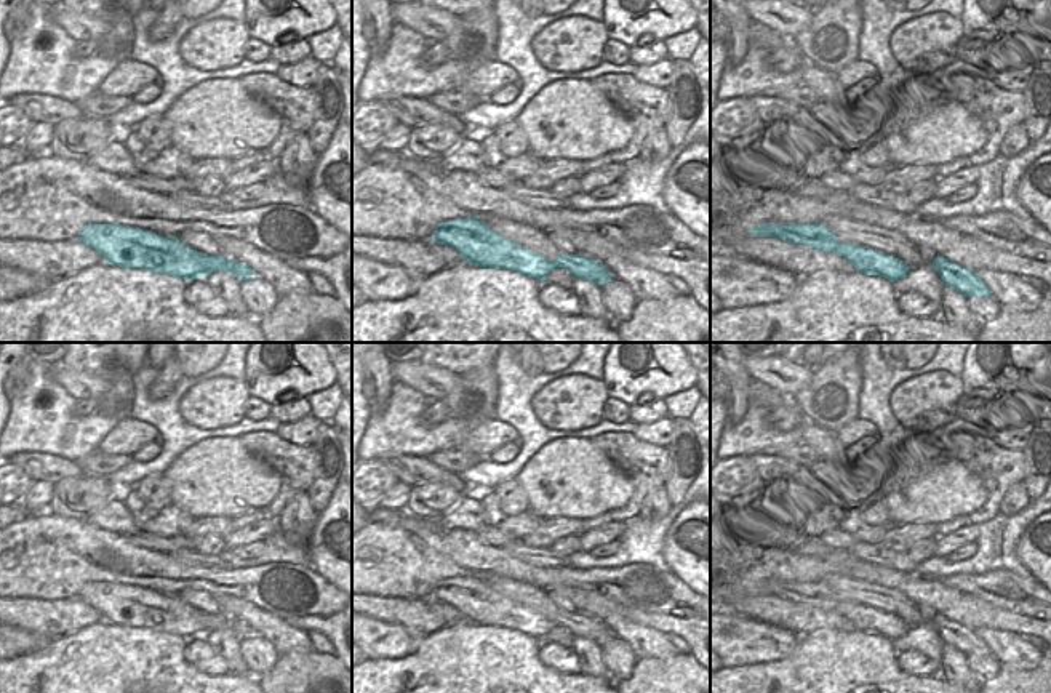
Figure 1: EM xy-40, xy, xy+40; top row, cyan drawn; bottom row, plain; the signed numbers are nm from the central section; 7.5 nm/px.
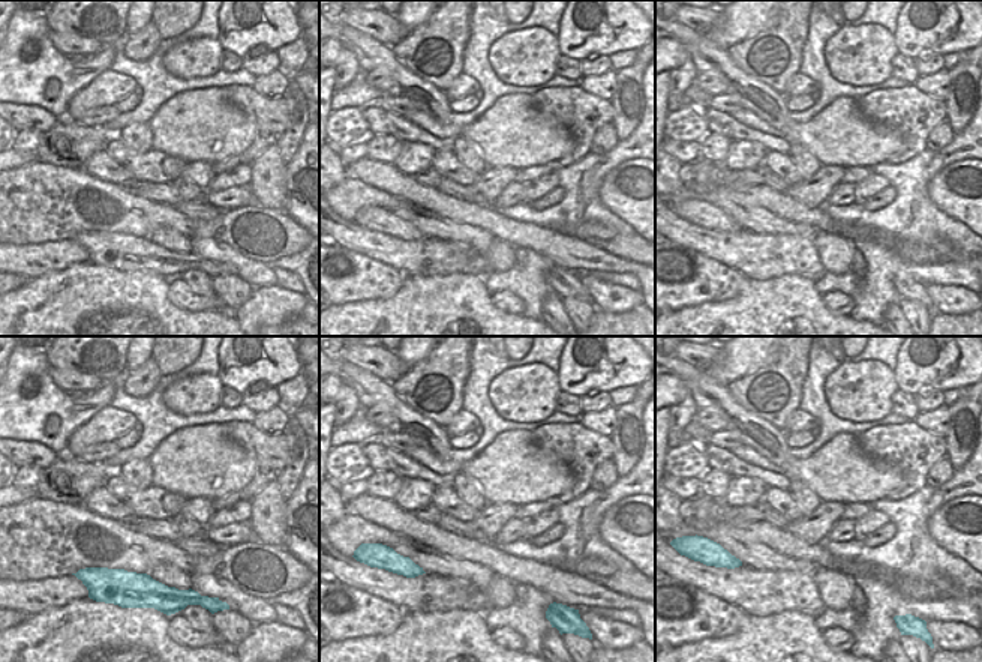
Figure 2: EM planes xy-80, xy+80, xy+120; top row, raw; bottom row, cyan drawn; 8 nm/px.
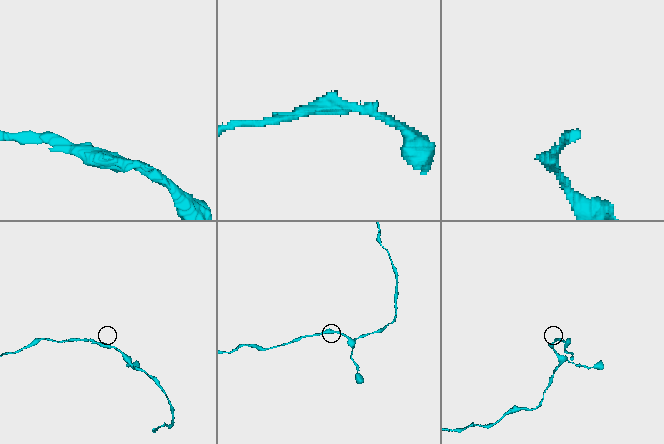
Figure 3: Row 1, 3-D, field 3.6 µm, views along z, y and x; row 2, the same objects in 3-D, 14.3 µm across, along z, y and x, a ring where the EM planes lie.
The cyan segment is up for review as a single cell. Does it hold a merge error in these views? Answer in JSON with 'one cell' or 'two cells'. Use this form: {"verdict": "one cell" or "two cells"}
{"verdict": "two cells"}

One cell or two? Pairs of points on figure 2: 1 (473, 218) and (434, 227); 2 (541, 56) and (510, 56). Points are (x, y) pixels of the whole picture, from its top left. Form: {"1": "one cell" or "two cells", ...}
{"1": "two cells", "2": "one cell"}

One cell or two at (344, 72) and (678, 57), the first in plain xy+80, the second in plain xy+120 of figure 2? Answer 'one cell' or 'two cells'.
two cells

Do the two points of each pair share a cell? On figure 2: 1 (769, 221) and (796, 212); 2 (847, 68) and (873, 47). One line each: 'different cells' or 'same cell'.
1: different cells
2: same cell

